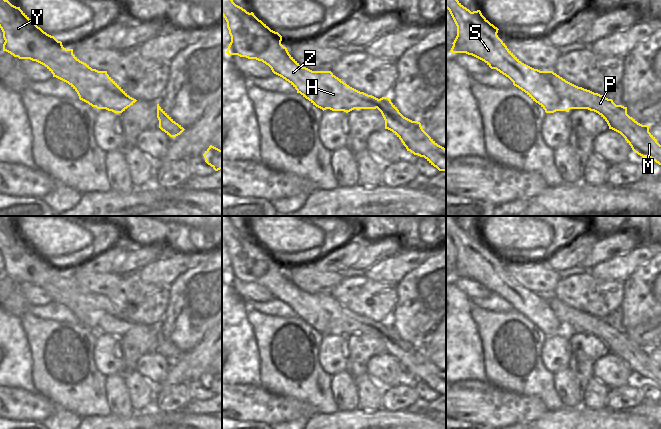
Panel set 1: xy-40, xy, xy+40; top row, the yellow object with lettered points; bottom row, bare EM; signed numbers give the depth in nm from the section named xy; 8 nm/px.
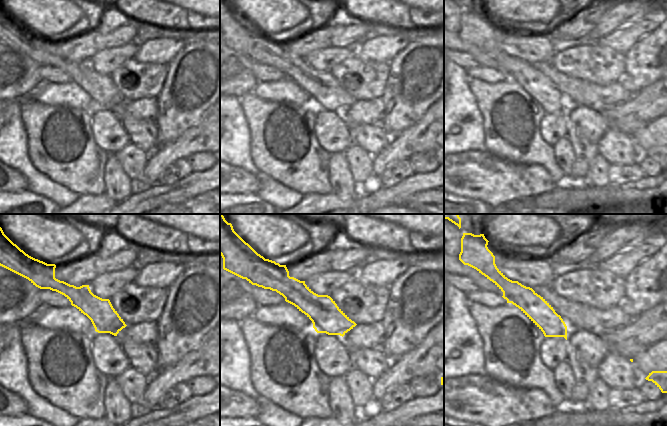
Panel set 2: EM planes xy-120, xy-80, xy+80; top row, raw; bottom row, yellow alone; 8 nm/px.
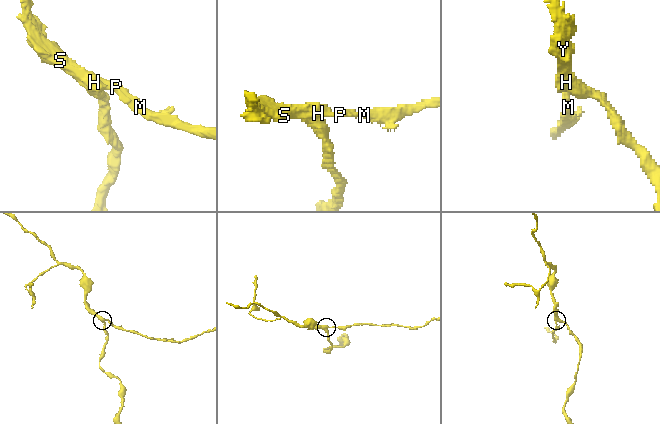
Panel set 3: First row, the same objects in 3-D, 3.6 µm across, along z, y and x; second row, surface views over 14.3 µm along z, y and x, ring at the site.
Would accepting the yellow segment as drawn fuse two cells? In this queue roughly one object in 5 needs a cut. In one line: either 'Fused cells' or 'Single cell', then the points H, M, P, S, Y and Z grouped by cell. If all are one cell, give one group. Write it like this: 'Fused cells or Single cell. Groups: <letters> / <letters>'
Fused cells. Groups: H S Y Z / M P.

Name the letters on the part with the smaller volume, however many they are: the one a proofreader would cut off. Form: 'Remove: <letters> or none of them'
Remove: M, P

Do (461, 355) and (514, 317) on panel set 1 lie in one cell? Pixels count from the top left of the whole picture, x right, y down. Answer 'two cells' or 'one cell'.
two cells

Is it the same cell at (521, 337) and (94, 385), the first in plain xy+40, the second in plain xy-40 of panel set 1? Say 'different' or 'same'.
same

